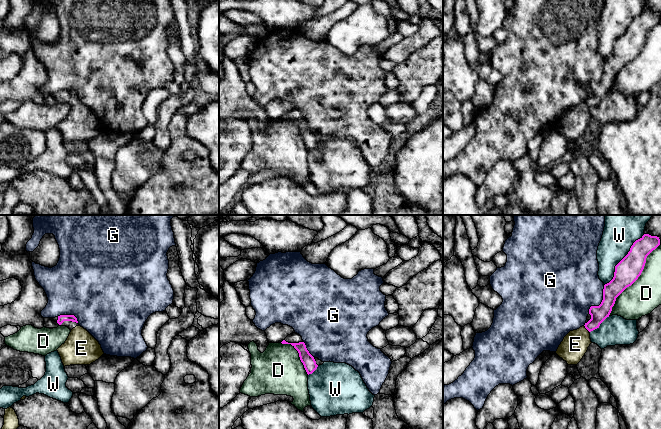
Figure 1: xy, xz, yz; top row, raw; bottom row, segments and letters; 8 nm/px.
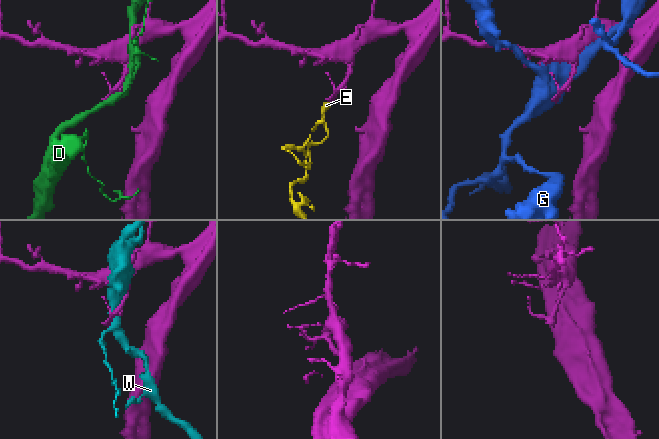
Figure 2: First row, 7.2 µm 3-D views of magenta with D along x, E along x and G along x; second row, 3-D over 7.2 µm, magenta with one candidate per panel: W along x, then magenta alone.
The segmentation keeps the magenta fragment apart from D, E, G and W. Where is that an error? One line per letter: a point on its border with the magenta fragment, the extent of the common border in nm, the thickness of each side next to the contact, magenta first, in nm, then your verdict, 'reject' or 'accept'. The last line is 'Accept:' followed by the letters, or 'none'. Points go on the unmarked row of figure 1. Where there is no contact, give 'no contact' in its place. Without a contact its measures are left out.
D: yz (635, 56) | 700 nm | 200/280 nm | reject
E: yz (586, 104) | 70 nm | 130/220 nm | accept
G: yz (601, 78) | 260 nm | 150/400 nm | reject
W: yz (622, 35) | 550 nm | 200/260 nm | reject
Accept: E

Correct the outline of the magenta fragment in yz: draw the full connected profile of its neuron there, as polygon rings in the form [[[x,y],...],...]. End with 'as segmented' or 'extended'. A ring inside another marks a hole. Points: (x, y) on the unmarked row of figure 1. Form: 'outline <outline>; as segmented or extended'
outline [[[644,10],[636,16],[628,30],[615,42],[613,55],[604,61],[603,76],[599,82],[591,82],[591,95],[577,106],[570,107],[559,121],[556,130],[568,141],[577,141],[590,122],[590,108],[599,104],[609,93],[616,74],[641,51],[647,32],[660,21],[657,12]]]; extended

